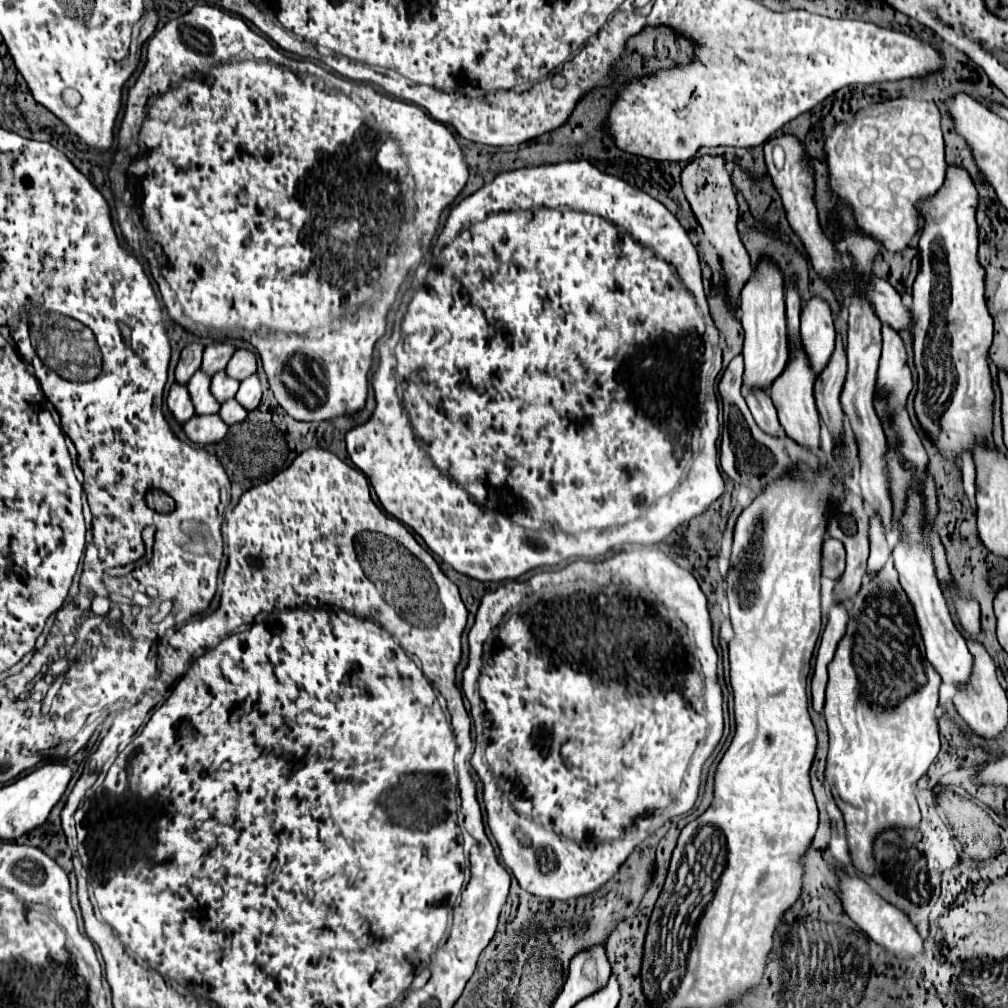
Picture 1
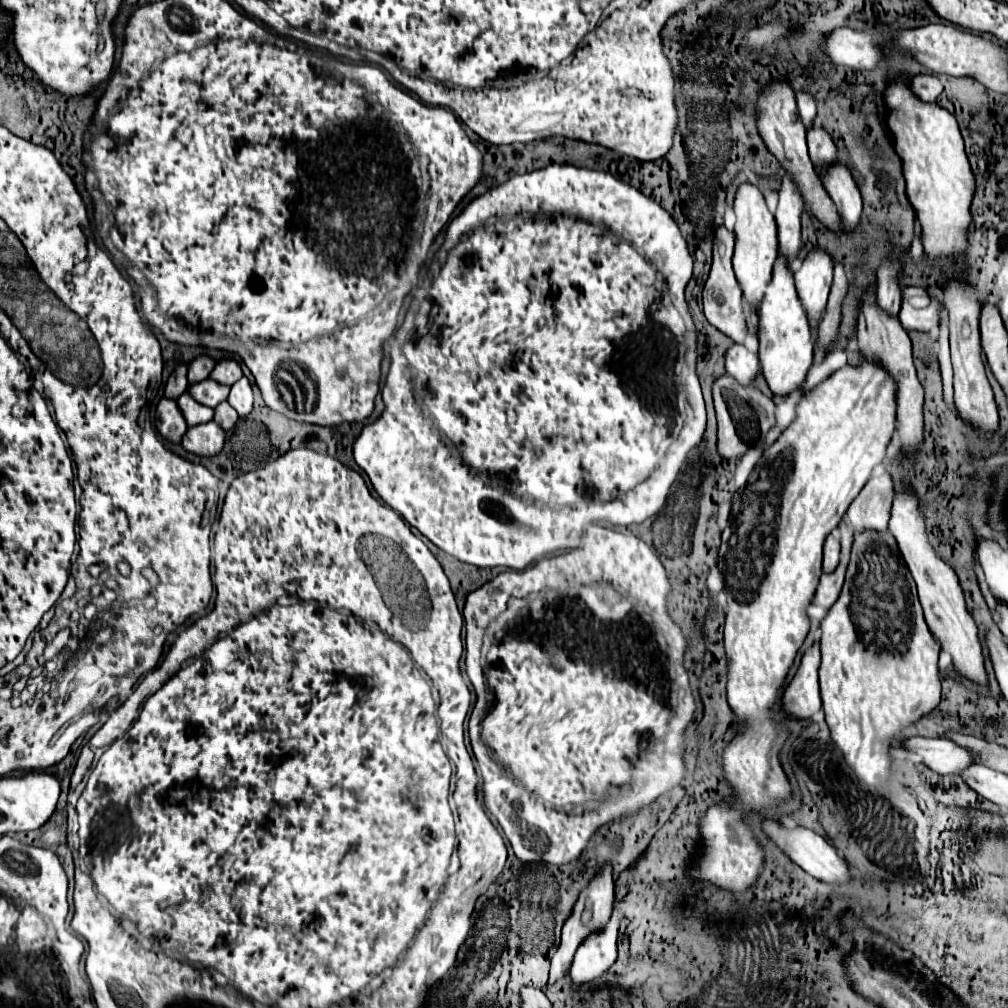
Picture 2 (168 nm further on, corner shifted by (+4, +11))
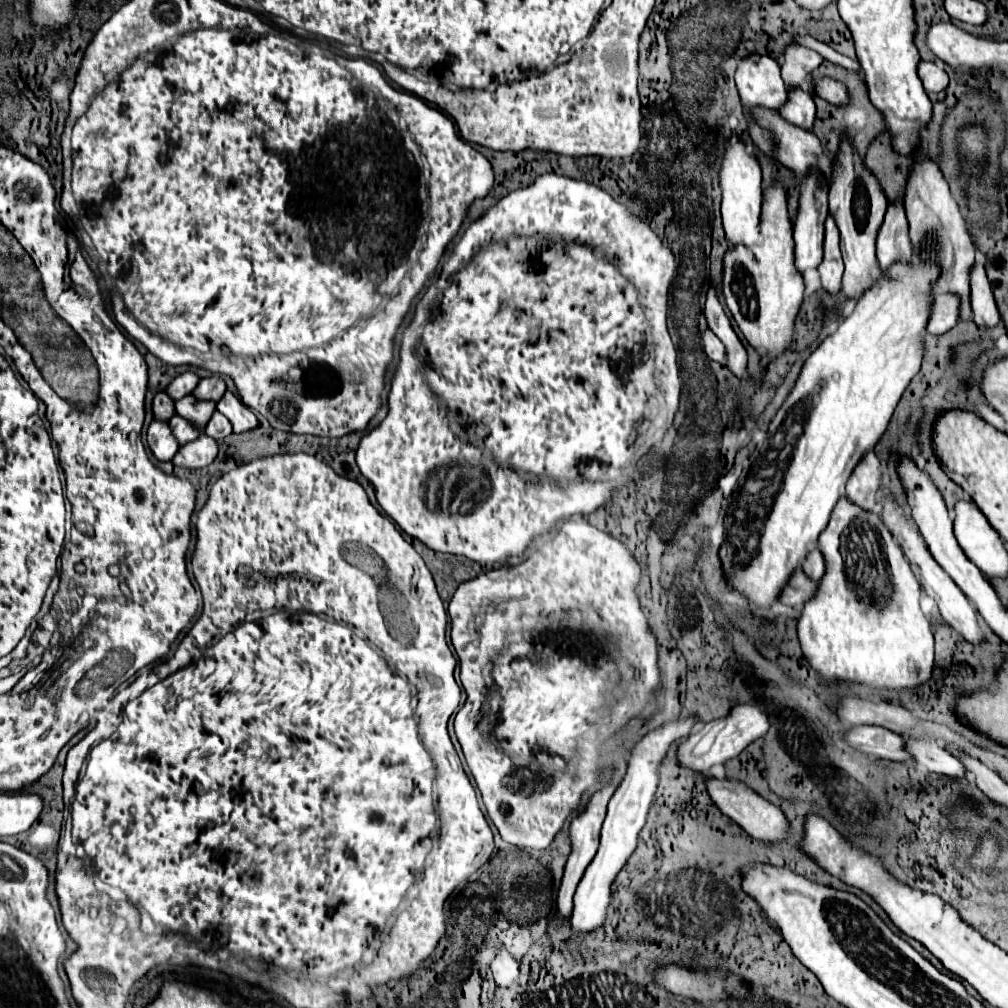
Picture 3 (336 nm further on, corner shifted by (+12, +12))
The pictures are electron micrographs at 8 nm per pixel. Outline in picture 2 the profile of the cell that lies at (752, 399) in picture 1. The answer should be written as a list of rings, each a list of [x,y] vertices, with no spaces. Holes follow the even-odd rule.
[[[733,345],[725,353],[725,371],[745,387],[753,387],[759,373],[759,359],[745,345]]]

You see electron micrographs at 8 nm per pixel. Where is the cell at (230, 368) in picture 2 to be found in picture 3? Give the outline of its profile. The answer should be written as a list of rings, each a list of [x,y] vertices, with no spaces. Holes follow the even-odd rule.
[[[219,376],[201,378],[199,384],[197,384],[197,388],[193,390],[193,396],[197,400],[211,400],[211,402],[221,400],[223,394],[225,394],[225,382]]]

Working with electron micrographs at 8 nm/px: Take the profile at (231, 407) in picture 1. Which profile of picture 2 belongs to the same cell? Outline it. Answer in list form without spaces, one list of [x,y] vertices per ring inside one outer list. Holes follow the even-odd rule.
[[[223,401],[221,405],[215,407],[215,417],[213,417],[213,421],[219,423],[225,431],[229,431],[229,429],[237,423],[237,419],[239,419],[237,411],[235,411],[227,401]]]

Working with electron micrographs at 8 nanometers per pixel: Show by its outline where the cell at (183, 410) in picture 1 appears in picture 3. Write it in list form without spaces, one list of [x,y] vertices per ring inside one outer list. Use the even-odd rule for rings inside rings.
[[[153,420],[149,430],[147,430],[147,444],[153,452],[153,456],[159,460],[159,462],[171,462],[173,456],[177,454],[177,440],[175,436],[171,434],[171,428],[167,422],[159,422],[159,420]]]

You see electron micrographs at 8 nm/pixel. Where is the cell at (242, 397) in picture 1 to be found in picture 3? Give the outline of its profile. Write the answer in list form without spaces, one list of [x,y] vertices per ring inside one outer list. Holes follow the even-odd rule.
[[[225,392],[225,396],[217,402],[217,410],[227,416],[227,420],[233,426],[233,432],[245,432],[257,426],[257,418],[255,414],[233,394],[233,392]]]

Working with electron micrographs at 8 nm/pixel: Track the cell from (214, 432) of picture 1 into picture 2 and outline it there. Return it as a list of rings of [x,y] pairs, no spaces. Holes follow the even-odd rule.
[[[207,421],[207,425],[189,427],[181,445],[195,455],[211,457],[221,451],[223,441],[225,441],[225,431],[215,421]]]

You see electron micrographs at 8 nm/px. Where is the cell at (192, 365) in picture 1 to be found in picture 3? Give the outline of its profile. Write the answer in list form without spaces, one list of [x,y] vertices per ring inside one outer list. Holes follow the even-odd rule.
[[[159,392],[153,400],[153,414],[155,414],[155,420],[171,420],[171,416],[175,414],[175,408],[173,408],[173,400],[167,396],[167,392]]]

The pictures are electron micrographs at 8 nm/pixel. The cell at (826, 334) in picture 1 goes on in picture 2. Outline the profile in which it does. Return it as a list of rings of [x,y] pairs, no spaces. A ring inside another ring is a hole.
[[[815,249],[795,273],[795,287],[811,327],[821,323],[833,277],[833,259],[827,251]]]

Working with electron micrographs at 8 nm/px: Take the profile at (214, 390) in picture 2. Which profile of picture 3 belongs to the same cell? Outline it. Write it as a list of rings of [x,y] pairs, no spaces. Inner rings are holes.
[[[189,394],[189,396],[183,396],[181,400],[175,402],[175,410],[179,416],[185,416],[185,420],[189,420],[191,424],[197,424],[197,428],[201,428],[201,432],[203,432],[211,414],[215,412],[215,402],[195,400]]]

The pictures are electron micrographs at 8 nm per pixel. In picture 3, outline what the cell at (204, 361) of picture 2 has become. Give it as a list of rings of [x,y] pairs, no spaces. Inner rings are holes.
[[[183,372],[183,374],[179,374],[179,376],[167,386],[167,392],[169,392],[169,396],[171,396],[173,400],[179,400],[181,396],[191,394],[193,388],[197,386],[197,382],[199,382],[197,374],[193,374],[193,372]]]

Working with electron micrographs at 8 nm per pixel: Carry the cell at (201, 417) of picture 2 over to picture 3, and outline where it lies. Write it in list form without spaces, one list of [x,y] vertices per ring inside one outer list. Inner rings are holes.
[[[173,416],[171,420],[169,420],[169,428],[171,428],[171,432],[173,432],[173,436],[175,436],[175,440],[179,442],[179,444],[187,444],[187,442],[193,442],[201,432],[197,430],[197,428],[193,428],[185,418],[181,418],[181,416]]]

